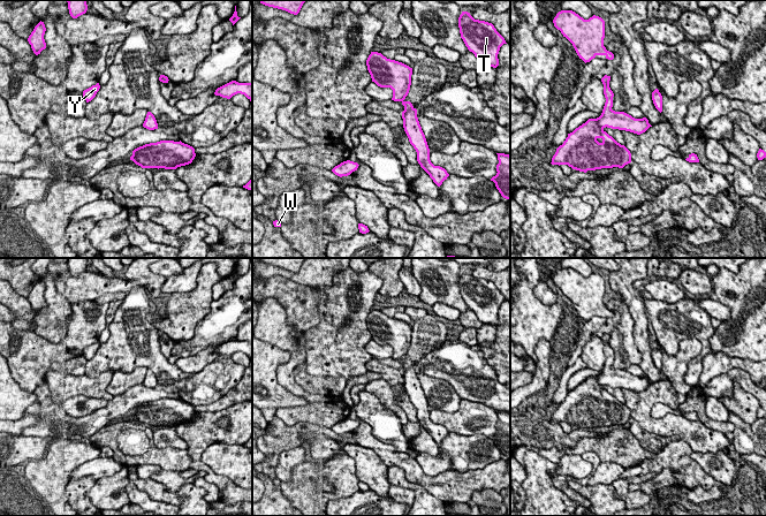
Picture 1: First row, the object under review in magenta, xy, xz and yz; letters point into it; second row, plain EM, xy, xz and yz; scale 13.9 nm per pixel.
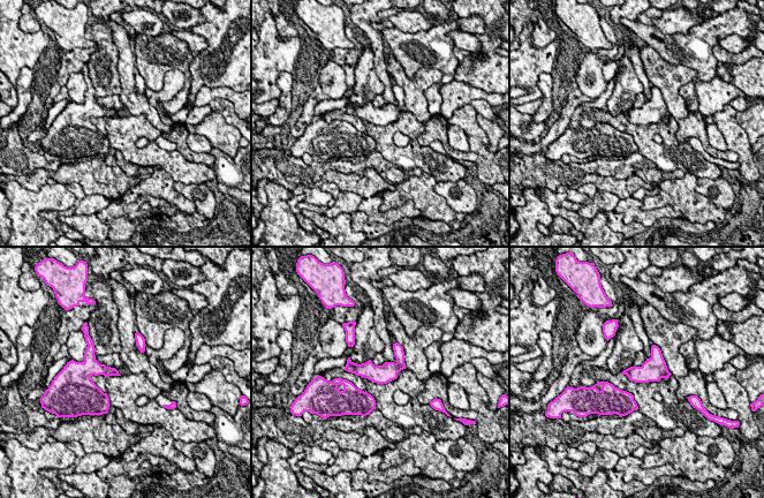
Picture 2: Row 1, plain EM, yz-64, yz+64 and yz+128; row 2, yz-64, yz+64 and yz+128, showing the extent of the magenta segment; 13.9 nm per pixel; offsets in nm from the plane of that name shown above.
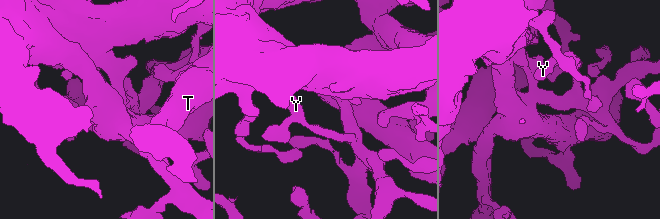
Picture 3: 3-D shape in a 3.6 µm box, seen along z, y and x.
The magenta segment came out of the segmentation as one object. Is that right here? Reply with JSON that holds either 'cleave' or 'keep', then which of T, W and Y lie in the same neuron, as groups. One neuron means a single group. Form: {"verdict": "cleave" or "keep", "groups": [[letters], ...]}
{"verdict": "keep", "groups": [["T", "W", "Y"]]}

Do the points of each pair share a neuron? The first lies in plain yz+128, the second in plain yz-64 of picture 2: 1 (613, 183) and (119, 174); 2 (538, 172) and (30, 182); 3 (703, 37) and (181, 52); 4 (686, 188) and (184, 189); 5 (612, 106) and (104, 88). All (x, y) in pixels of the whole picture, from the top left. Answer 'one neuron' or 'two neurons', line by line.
1: one neuron
2: two neurons
3: one neuron
4: two neurons
5: one neuron

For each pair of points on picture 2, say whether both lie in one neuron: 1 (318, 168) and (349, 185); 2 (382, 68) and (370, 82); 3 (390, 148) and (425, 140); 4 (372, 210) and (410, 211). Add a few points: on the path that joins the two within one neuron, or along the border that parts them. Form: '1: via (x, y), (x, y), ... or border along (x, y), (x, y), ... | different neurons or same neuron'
1: border along (327, 171), (354, 173) | different neurons
2: border along (370, 48), (375, 73), (384, 87), (383, 93) | different neurons
3: border along (423, 123), (424, 130), (417, 141), (426, 146) | different neurons
4: via (382, 214), (401, 212) | same neuron

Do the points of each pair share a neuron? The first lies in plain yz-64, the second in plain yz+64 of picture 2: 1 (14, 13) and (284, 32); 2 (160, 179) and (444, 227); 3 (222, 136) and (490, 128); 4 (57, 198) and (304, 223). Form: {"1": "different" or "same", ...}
{"1": "different", "2": "different", "3": "same", "4": "different"}

